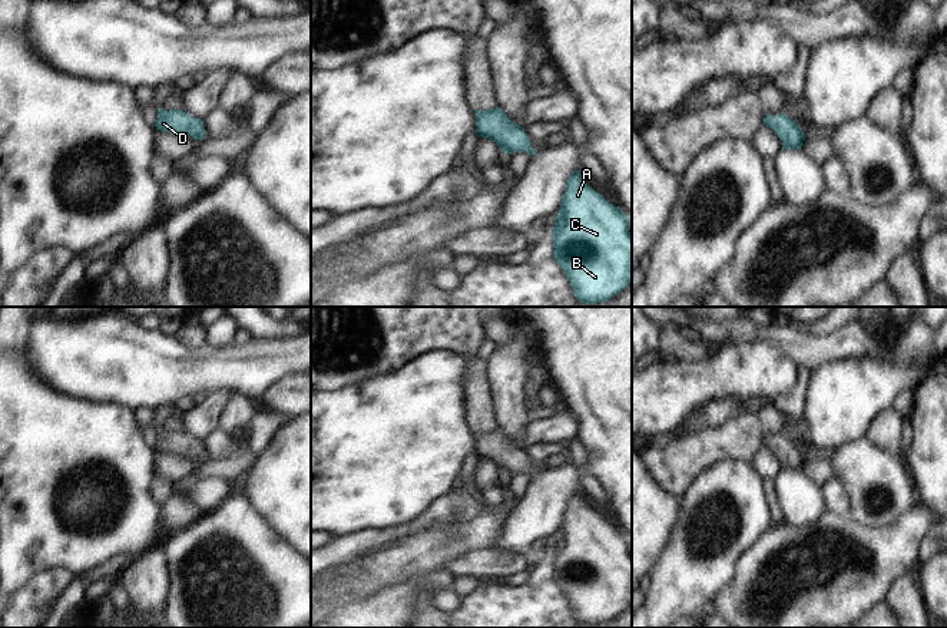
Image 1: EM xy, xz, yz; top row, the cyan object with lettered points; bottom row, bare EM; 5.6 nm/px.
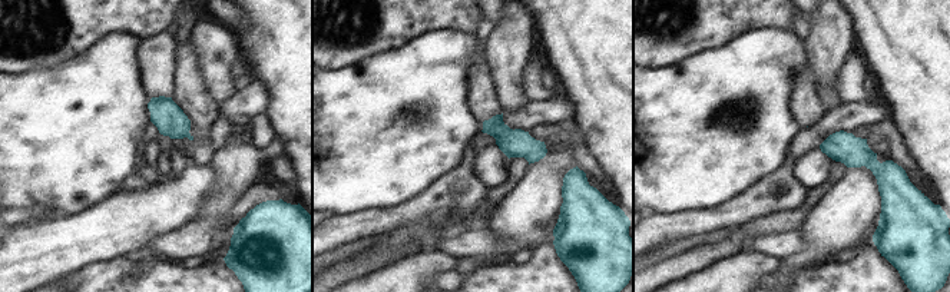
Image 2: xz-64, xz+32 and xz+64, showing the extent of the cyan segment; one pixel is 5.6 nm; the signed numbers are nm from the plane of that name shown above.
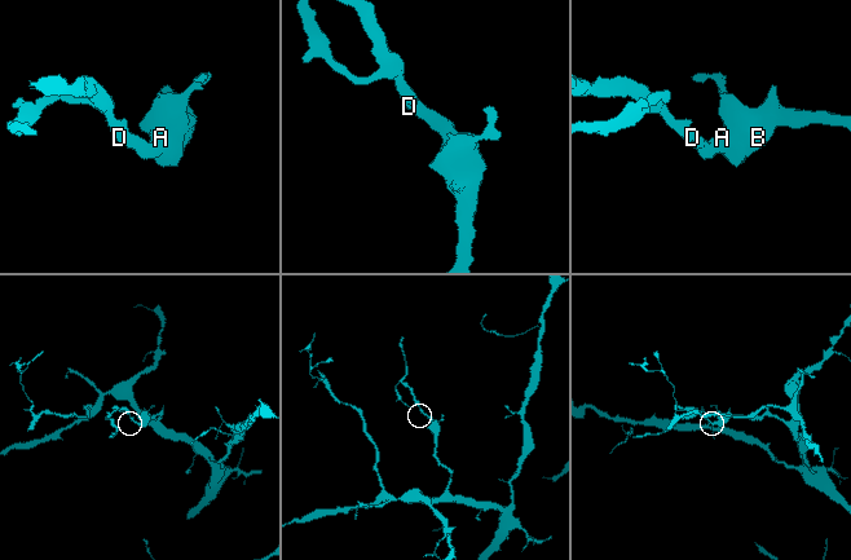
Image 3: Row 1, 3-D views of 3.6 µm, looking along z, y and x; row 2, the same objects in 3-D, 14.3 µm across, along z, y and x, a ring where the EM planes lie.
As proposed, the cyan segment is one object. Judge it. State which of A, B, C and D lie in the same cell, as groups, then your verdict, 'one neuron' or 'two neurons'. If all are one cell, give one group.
groups A B C D; one neuron

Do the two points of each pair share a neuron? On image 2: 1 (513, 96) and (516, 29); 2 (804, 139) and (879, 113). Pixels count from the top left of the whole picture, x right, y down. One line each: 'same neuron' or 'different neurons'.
1: same neuron
2: same neuron

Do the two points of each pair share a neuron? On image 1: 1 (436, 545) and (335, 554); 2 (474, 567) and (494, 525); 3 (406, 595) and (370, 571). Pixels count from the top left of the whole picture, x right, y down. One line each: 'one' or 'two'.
1: two
2: two
3: two

